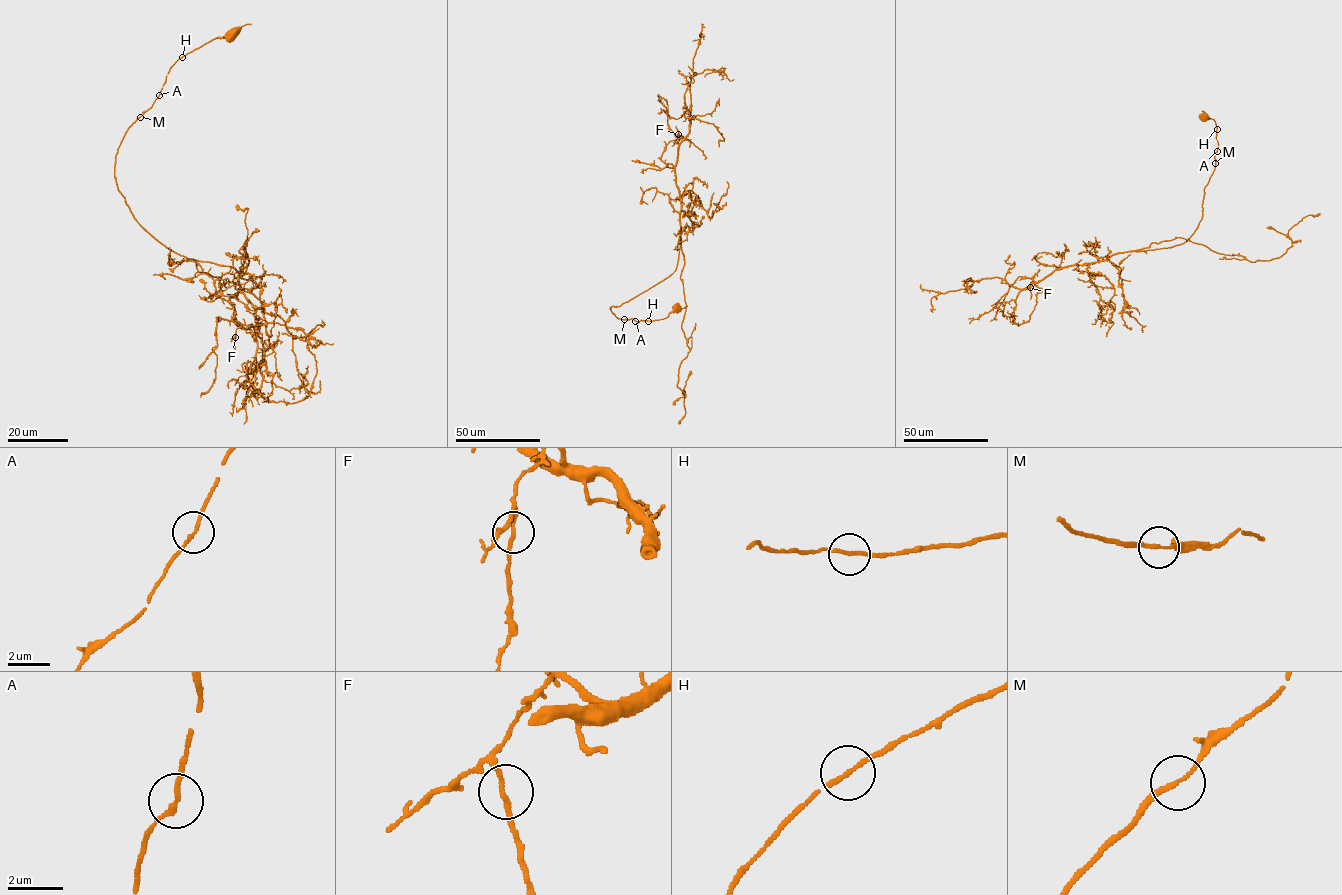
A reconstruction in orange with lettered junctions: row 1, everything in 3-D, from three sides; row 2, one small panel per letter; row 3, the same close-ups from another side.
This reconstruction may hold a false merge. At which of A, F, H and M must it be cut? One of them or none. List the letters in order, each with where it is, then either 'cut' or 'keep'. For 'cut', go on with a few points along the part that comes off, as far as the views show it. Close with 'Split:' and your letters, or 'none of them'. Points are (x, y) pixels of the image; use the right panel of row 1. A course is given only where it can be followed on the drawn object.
A: (1217, 151) | keep
F: (1030, 287) | keep
H: (1217, 129) | keep
M: (1215, 163) | keep
Split: none of them

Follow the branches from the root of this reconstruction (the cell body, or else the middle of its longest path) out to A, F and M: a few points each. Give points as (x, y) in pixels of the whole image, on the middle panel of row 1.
A: (676, 308), (662, 319), (635, 321)
F: (676, 308), (662, 319), (638, 322), (618, 318), (610, 308), (676, 269), (678, 134)
M: (676, 308), (662, 319), (638, 322), (632, 318), (624, 319)

